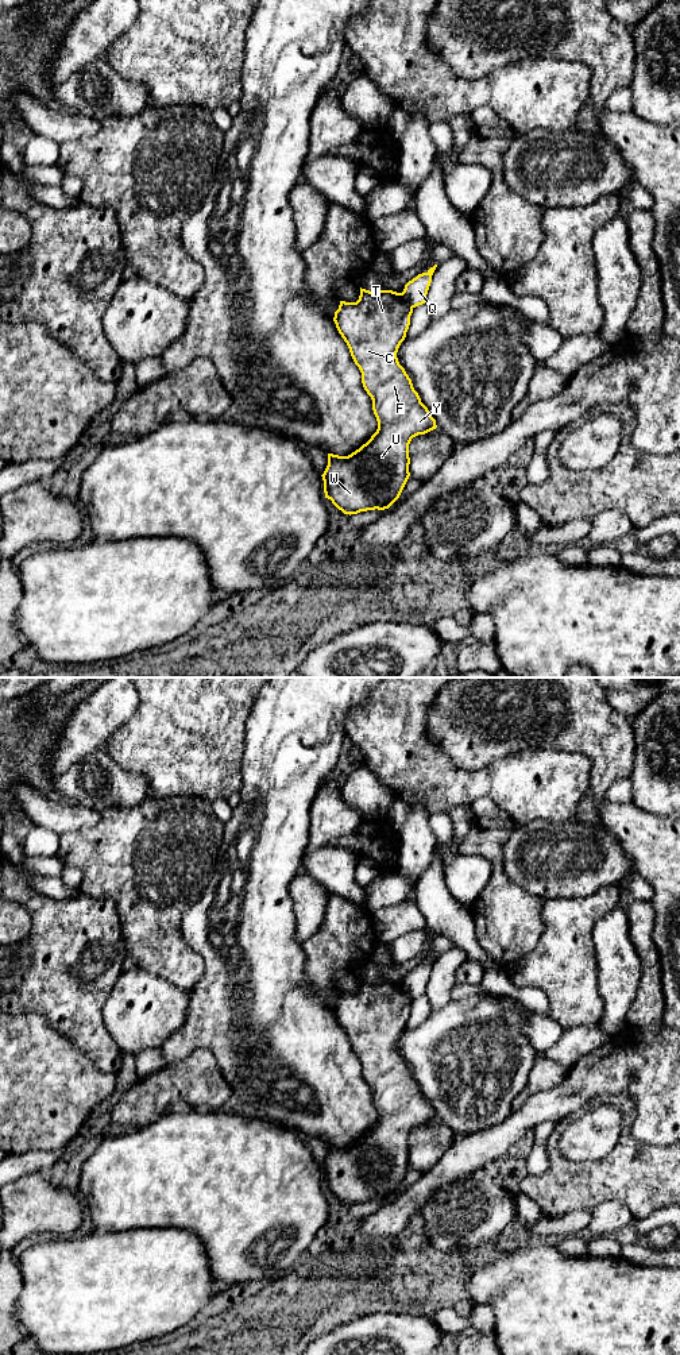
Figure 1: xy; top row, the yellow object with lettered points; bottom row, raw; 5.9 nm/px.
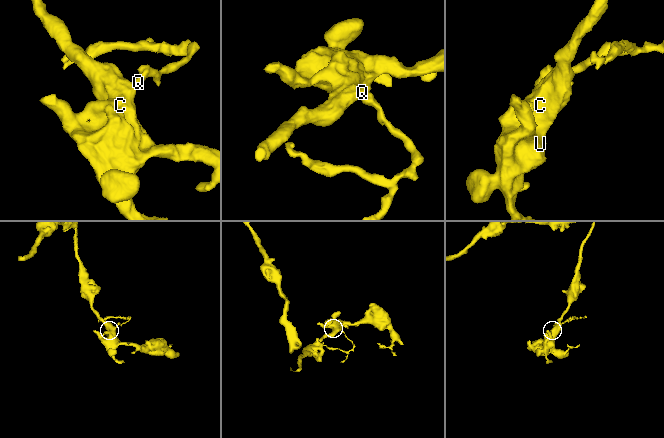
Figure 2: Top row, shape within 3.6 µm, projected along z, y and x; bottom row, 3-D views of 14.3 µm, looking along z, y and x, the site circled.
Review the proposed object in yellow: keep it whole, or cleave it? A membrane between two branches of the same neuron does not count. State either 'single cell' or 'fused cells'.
fused cells

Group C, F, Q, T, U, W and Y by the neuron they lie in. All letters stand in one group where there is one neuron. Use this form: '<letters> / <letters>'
C F T U W Y / Q

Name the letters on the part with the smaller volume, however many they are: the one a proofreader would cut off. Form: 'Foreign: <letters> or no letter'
Foreign: Q

